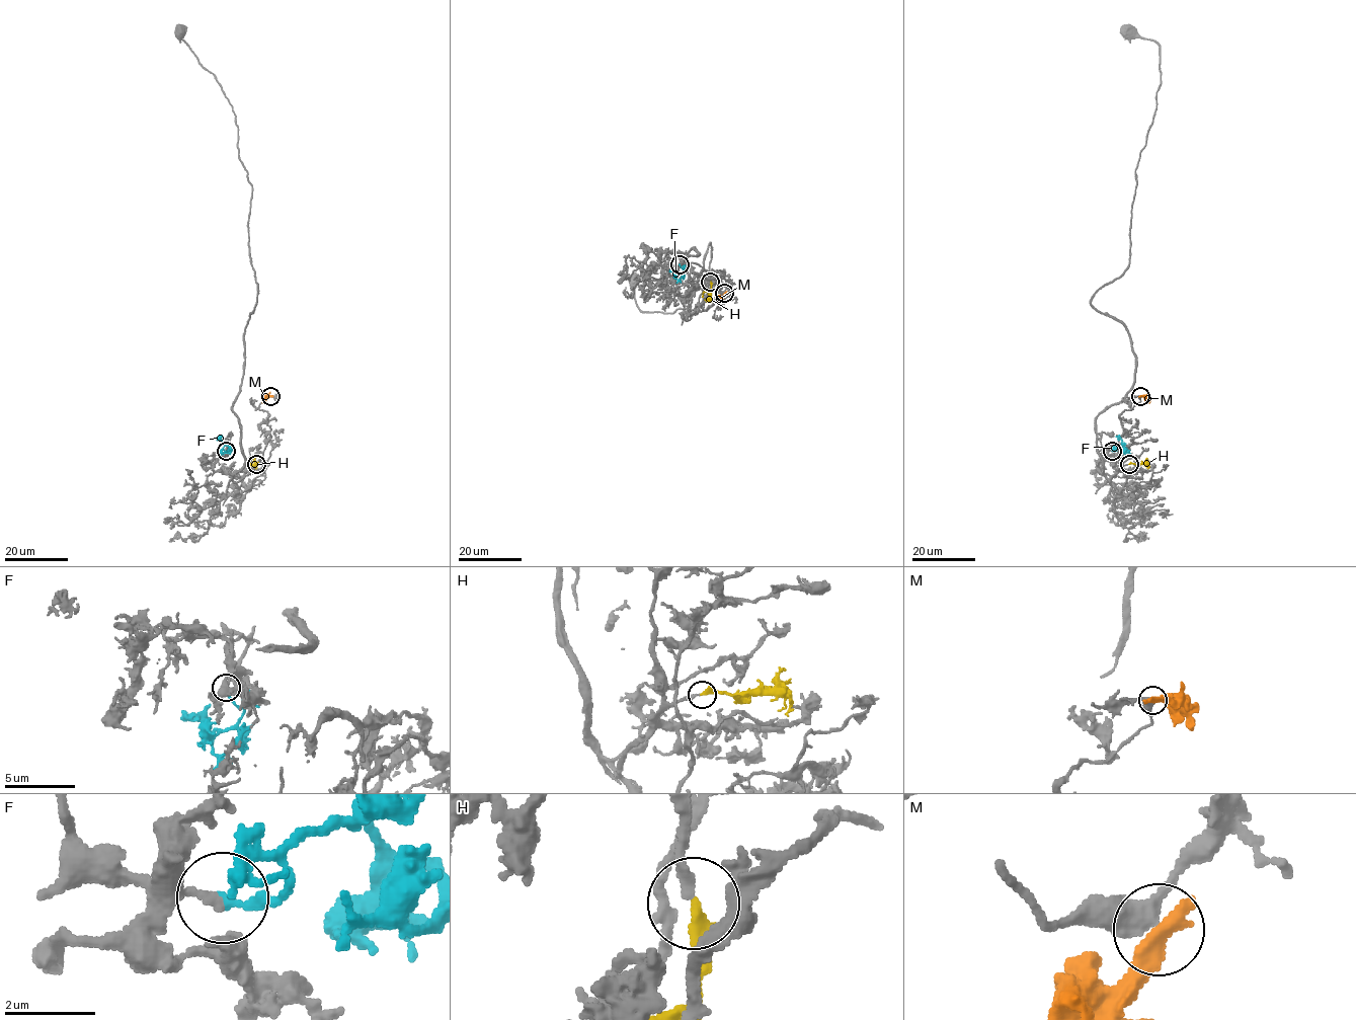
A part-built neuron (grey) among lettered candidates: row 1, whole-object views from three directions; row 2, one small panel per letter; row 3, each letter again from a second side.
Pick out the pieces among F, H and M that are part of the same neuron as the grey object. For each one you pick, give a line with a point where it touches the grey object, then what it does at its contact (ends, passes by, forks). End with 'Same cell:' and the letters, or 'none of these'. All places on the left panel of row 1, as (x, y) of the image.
H: (256, 464) | it ends
Same cell: H

